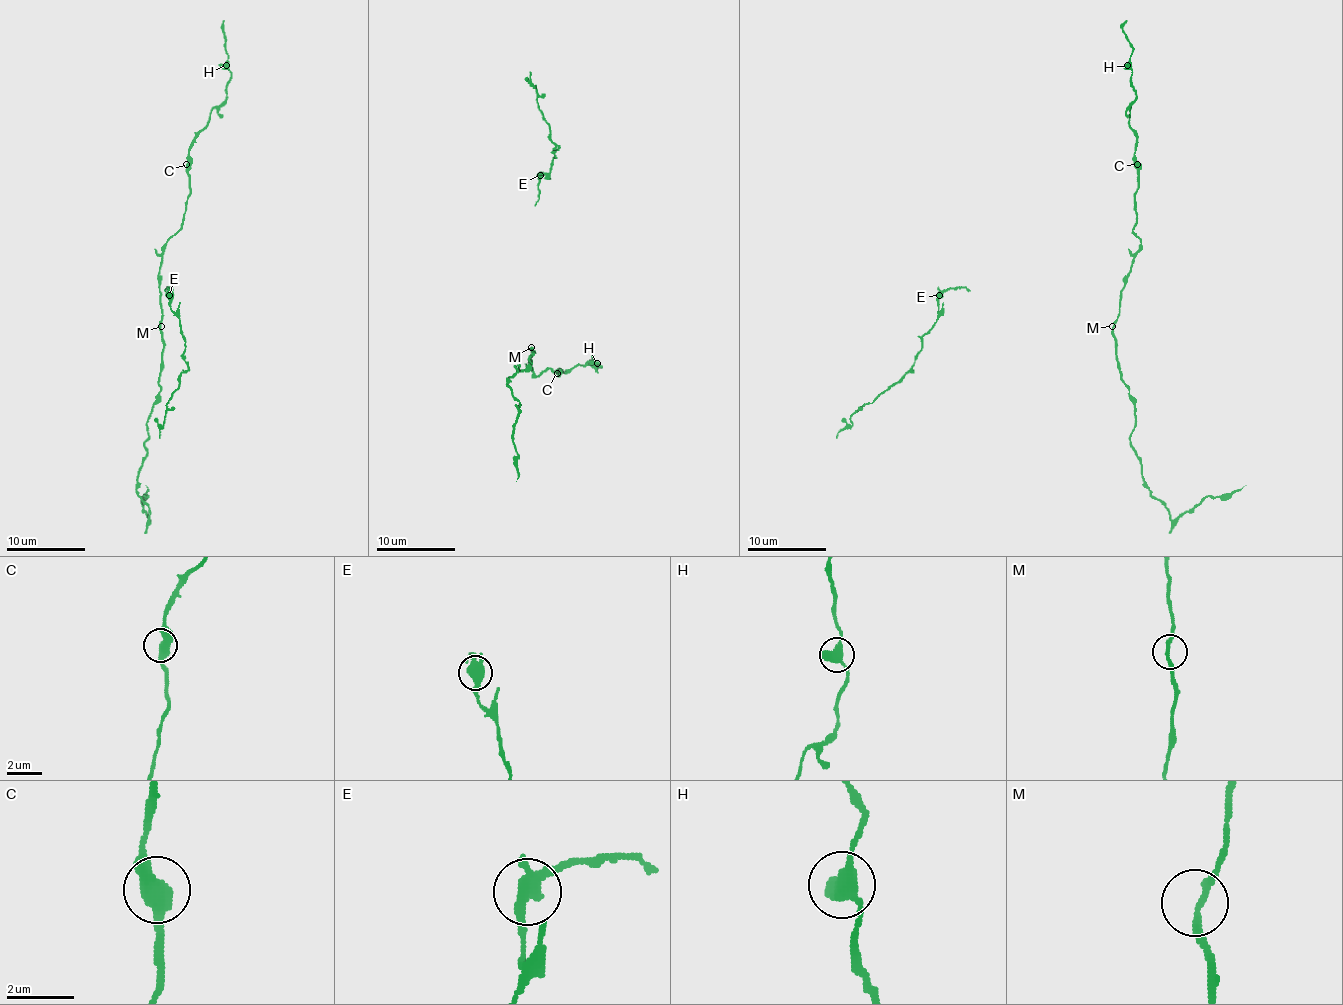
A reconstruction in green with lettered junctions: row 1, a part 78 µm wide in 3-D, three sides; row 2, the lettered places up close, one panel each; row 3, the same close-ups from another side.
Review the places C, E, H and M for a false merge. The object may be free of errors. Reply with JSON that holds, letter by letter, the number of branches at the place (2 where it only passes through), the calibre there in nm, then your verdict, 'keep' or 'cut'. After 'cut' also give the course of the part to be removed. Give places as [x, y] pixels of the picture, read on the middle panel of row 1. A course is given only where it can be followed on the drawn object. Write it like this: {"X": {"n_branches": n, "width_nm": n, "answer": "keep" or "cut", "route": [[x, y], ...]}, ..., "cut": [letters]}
{"C": {"n_branches": 2, "width_nm": 480, "answer": "keep"}, "E": {"n_branches": 2, "width_nm": 480, "answer": "cut", "route": [[539, 175], [535, 205]]}, "H": {"n_branches": 2, "width_nm": 460, "answer": "keep"}, "M": {"n_branches": 2, "width_nm": 200, "answer": "keep"}, "cut": ["E"]}

